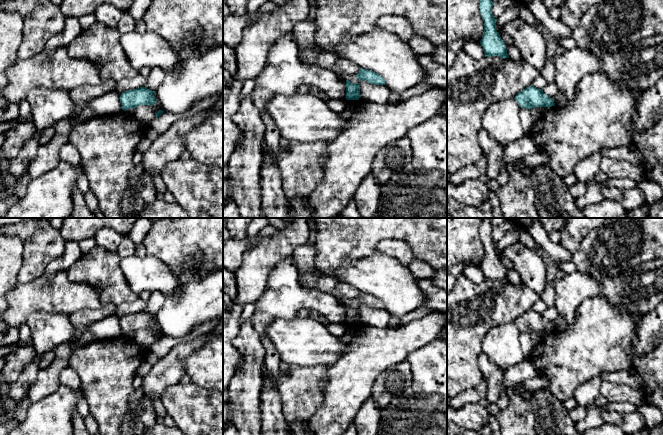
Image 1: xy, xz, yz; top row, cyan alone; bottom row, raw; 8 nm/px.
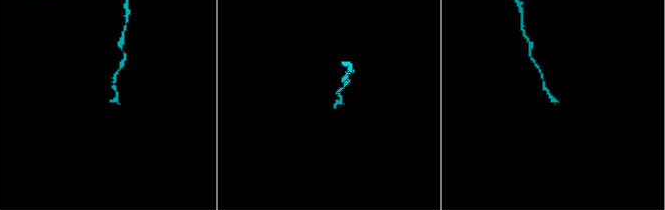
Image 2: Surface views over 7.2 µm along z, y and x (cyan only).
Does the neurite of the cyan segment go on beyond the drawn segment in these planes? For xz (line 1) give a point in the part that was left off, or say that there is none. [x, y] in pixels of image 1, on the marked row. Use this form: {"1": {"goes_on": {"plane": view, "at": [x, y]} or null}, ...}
{"1": {"goes_on": null}}

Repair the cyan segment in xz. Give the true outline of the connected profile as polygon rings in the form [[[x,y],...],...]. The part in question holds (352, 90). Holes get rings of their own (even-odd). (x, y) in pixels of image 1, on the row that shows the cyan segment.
[[[360,68],[359,73],[355,76],[357,76],[359,79],[358,84],[353,84],[349,80],[346,80],[345,98],[347,100],[358,100],[361,97],[359,85],[362,80],[366,80],[368,83],[374,85],[385,85],[385,80],[383,79],[383,77],[370,70]]]

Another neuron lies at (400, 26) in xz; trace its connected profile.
[[[387,16],[377,22],[377,29],[394,34],[404,42],[408,43],[415,36],[412,25],[406,17]]]

